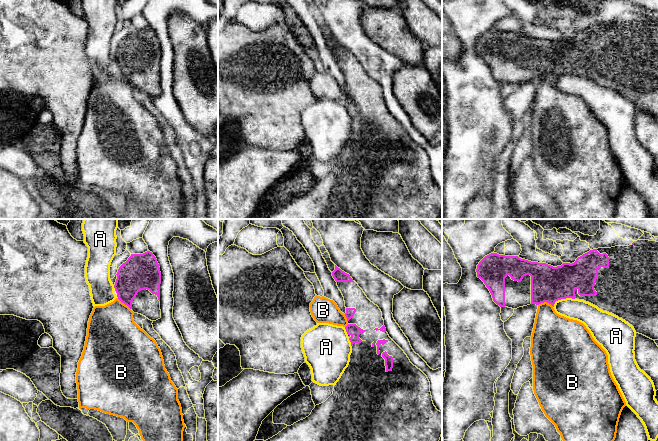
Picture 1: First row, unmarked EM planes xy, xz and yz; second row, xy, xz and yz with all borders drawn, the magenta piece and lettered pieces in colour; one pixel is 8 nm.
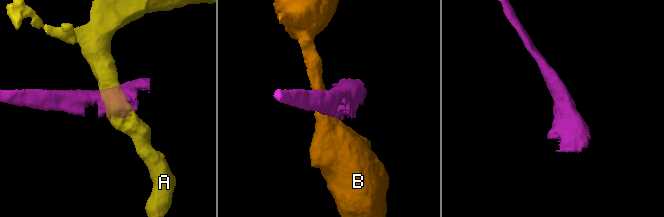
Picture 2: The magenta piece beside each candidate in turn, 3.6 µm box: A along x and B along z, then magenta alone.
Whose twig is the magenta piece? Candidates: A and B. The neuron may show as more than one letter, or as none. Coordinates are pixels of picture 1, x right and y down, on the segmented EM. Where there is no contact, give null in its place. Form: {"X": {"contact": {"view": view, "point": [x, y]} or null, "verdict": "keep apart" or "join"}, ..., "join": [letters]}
{"A": {"contact": {"view": "yz", "point": [562, 298]}, "verdict": "keep apart"}, "B": {"contact": {"view": "yz", "point": [546, 301]}, "verdict": "keep apart"}, "join": []}

